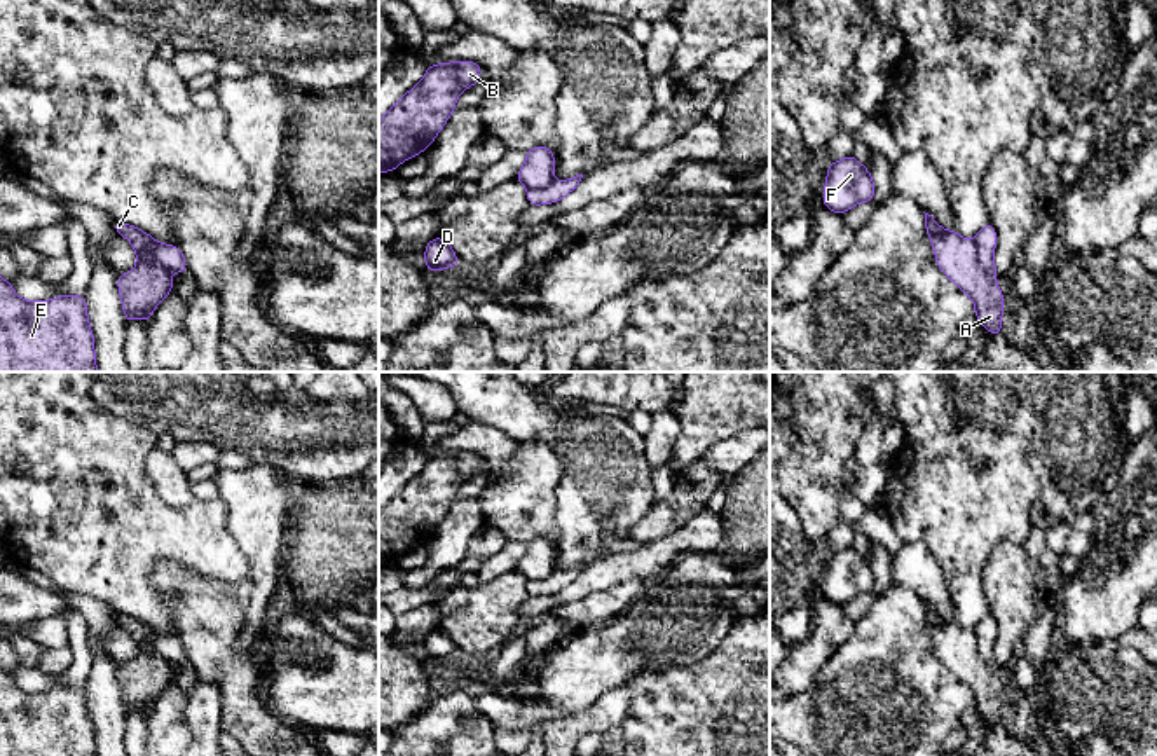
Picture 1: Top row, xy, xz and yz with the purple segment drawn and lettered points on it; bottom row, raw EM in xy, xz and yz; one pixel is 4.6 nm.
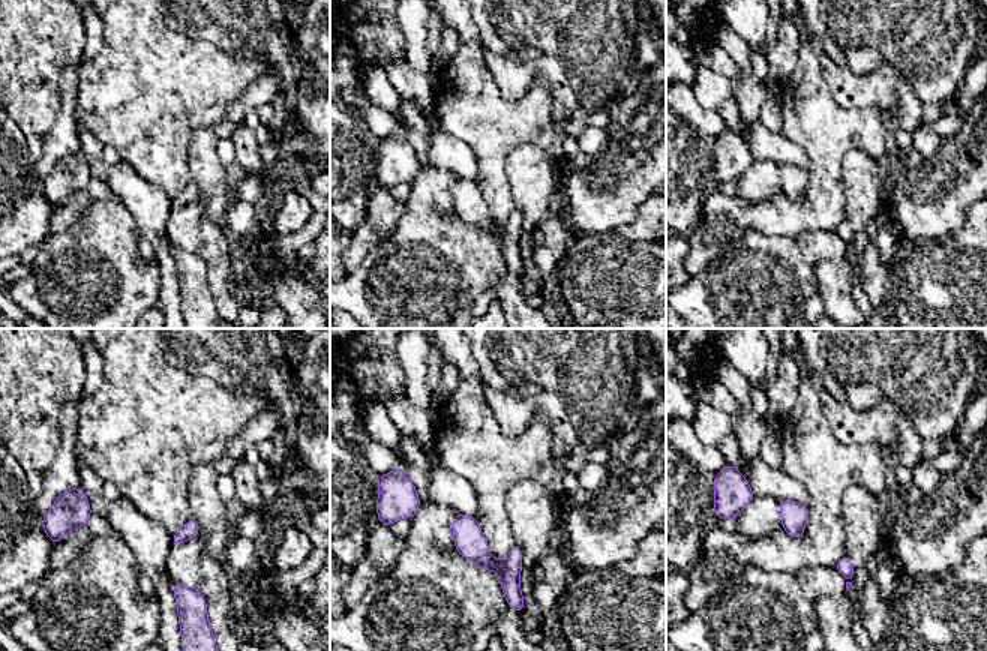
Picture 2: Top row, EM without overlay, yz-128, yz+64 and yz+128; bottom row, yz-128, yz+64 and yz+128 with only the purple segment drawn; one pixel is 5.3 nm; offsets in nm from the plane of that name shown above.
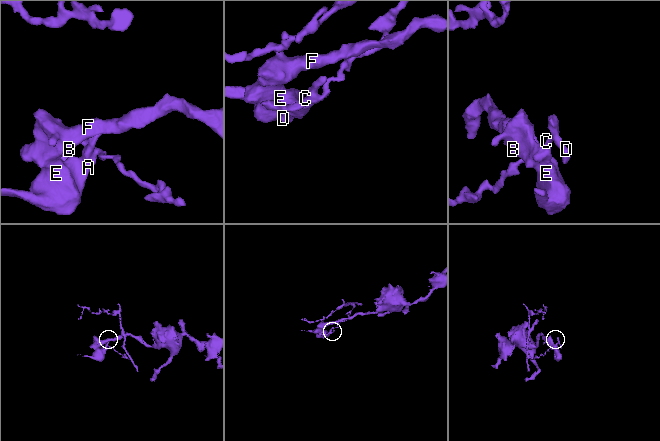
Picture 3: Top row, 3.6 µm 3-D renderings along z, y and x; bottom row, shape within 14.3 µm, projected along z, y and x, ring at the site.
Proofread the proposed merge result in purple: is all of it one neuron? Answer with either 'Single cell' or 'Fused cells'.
Fused cells

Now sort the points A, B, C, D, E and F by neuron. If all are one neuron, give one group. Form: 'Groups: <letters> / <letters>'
Groups: A B E F / C D

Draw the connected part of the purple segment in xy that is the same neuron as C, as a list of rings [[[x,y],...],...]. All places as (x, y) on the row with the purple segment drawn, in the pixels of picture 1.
[[[117,218],[113,220],[113,229],[133,244],[136,255],[143,260],[176,274],[188,271],[185,257],[178,246],[155,241],[141,229]]]

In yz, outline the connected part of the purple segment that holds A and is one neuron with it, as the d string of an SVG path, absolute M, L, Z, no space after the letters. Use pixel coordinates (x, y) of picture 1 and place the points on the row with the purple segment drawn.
M928 213L925 227L937 267L972 299L979 325L991 335L1002 335L1003 293L979 264L974 239L962 237L955 229L944 230Z

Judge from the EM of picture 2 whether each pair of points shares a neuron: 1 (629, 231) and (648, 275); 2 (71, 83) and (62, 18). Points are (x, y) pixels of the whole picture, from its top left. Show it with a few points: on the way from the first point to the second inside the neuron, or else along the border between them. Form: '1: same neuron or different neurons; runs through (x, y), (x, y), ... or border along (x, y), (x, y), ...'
1: different neurons; border along (618, 231), (629, 240), (650, 240)
2: different neurons; border along (78, 65), (71, 65), (65, 71), (60, 101)

